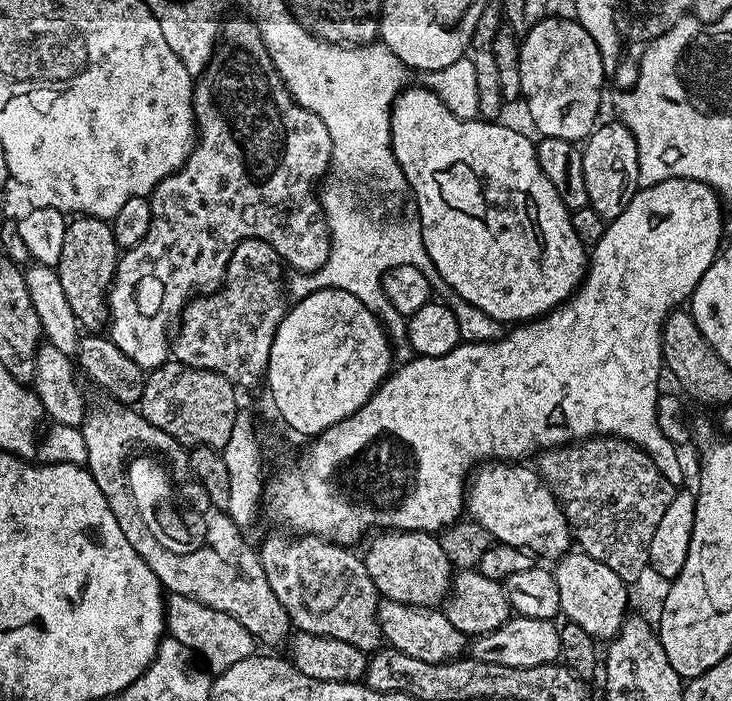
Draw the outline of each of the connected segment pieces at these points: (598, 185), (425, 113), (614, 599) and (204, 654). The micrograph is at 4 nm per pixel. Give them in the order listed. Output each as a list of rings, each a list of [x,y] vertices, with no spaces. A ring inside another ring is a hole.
[[[619,119],[609,124],[597,123],[582,144],[582,178],[586,178],[588,207],[594,209],[603,220],[616,220],[618,214],[634,198],[640,188],[638,182],[638,142],[634,134]]]
[[[409,86],[397,96],[392,104],[392,117],[390,118],[390,138],[392,139],[392,149],[394,158],[400,163],[400,169],[404,175],[407,187],[412,188],[412,196],[416,199],[416,212],[422,242],[438,270],[438,274],[443,278],[445,284],[451,291],[458,293],[466,302],[478,306],[490,318],[500,321],[504,326],[515,326],[521,322],[543,318],[554,308],[560,307],[575,293],[580,287],[580,281],[584,279],[586,271],[586,247],[578,240],[571,225],[572,212],[558,198],[558,190],[554,190],[554,182],[546,178],[542,166],[538,166],[536,157],[536,146],[533,137],[528,137],[526,133],[519,132],[516,128],[507,128],[501,122],[493,122],[483,118],[475,120],[463,120],[454,114],[450,114],[448,107],[440,100],[440,95],[430,88],[423,86]]]
[[[579,550],[569,551],[555,561],[554,575],[558,582],[558,602],[563,619],[582,626],[597,642],[610,642],[620,632],[630,615],[629,585],[610,566],[602,566],[598,558],[590,558]]]
[[[169,595],[166,600],[166,632],[171,639],[182,642],[213,673],[226,671],[234,662],[242,662],[242,658],[253,655],[254,641],[246,626],[230,614],[222,614],[210,606],[202,606],[202,602],[194,602],[185,596]]]

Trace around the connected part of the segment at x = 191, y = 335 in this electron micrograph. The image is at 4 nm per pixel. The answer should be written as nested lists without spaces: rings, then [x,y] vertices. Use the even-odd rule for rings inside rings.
[[[258,238],[238,242],[226,266],[224,283],[214,292],[189,300],[184,307],[180,333],[178,328],[170,344],[171,355],[191,368],[214,370],[241,389],[259,380],[261,383],[268,370],[274,334],[286,311],[284,272],[285,265],[270,242]]]

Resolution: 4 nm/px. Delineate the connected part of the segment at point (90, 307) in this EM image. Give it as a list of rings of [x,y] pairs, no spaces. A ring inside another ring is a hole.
[[[82,215],[68,220],[66,242],[62,242],[62,258],[58,258],[54,267],[58,282],[62,282],[62,294],[66,294],[66,302],[70,302],[70,310],[74,310],[77,325],[85,333],[100,334],[105,331],[108,323],[108,287],[112,284],[116,262],[121,255],[109,221]]]

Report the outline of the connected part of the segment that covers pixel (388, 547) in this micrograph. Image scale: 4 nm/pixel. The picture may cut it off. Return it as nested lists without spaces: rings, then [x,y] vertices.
[[[384,530],[371,539],[367,541],[368,553],[363,553],[362,559],[377,592],[384,600],[423,608],[443,605],[452,586],[454,569],[446,554],[442,554],[439,539],[433,533]]]

